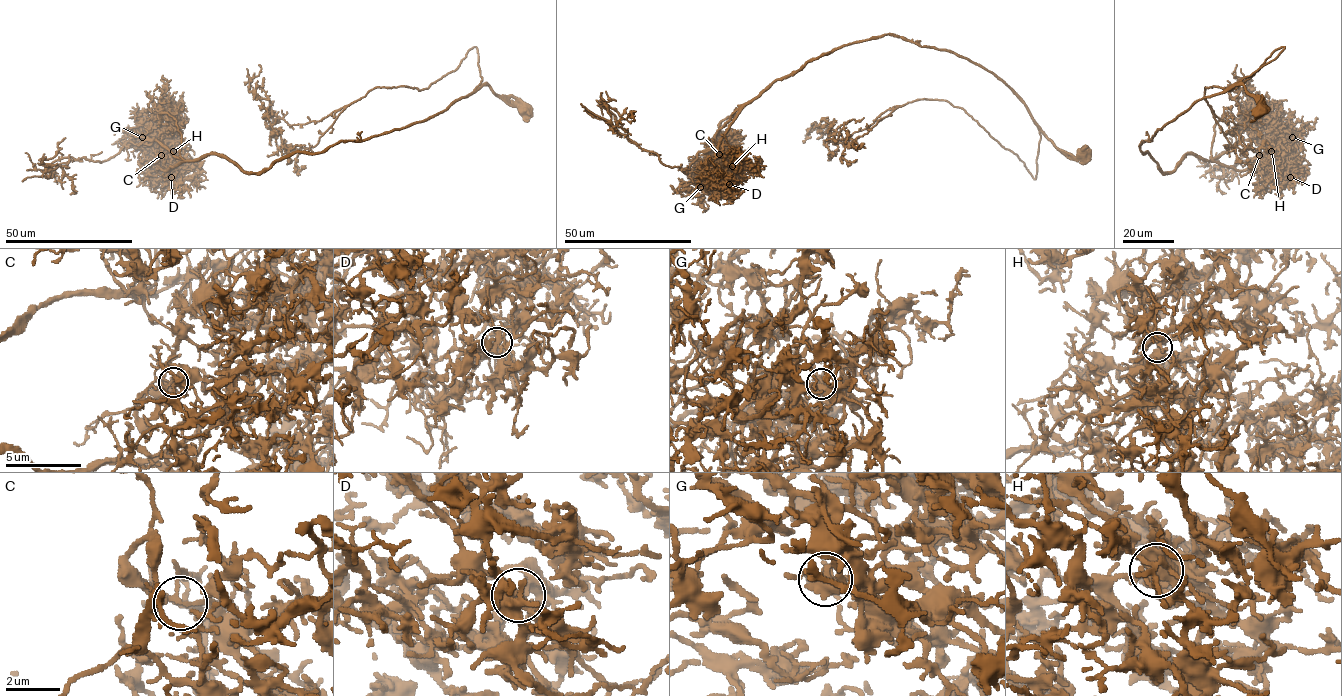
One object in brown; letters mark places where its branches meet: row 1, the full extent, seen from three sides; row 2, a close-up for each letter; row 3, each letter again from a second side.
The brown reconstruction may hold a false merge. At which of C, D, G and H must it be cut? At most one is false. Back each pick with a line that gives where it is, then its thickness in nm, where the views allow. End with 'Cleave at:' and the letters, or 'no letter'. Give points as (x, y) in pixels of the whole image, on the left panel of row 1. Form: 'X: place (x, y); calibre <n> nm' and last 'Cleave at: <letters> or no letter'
G: place (142, 137); calibre 440 nm
Cleave at: G

